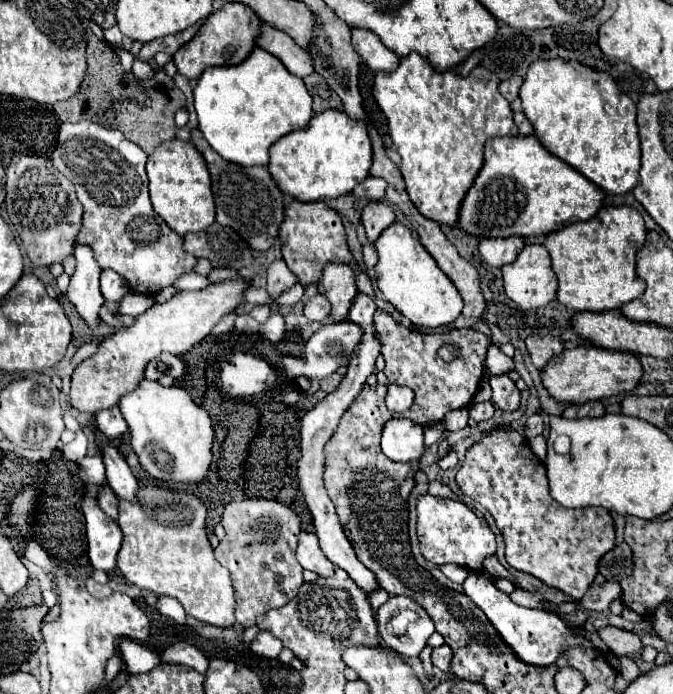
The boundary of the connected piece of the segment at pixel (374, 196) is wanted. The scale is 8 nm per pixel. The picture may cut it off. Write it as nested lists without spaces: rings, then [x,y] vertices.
[[[368,176],[364,182],[360,182],[352,194],[354,196],[364,196],[368,200],[380,200],[384,194],[386,194],[386,180],[382,178],[374,178],[374,176]]]

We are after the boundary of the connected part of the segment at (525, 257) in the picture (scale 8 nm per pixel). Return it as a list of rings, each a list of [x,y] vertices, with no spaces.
[[[528,244],[512,264],[502,266],[502,276],[504,276],[504,290],[506,290],[508,298],[524,310],[542,308],[556,298],[558,280],[552,270],[550,254],[542,244]]]

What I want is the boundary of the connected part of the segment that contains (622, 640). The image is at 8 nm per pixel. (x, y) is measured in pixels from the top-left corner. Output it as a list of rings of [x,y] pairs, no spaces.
[[[604,626],[602,630],[598,630],[598,634],[606,642],[610,652],[616,656],[632,656],[642,650],[642,642],[634,632],[620,630],[614,626]]]

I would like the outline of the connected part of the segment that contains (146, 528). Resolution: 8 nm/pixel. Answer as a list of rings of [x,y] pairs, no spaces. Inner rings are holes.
[[[140,486],[136,500],[130,502],[118,498],[118,508],[118,526],[124,534],[118,552],[118,568],[124,578],[158,596],[166,594],[176,598],[186,614],[200,622],[220,628],[232,626],[236,622],[234,588],[230,574],[218,564],[208,542],[204,528],[204,502],[192,492]]]

